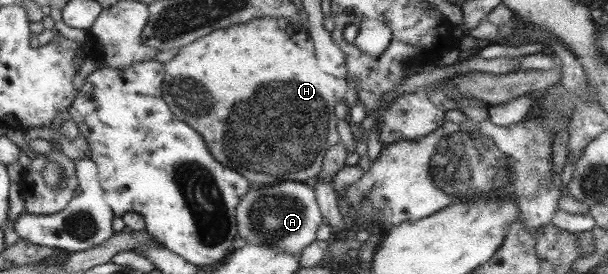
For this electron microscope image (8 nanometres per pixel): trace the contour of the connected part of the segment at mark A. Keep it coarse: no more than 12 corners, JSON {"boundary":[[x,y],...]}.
{"boundary":[[263,183],[235,207],[245,243],[299,255],[322,222],[311,183]]}

